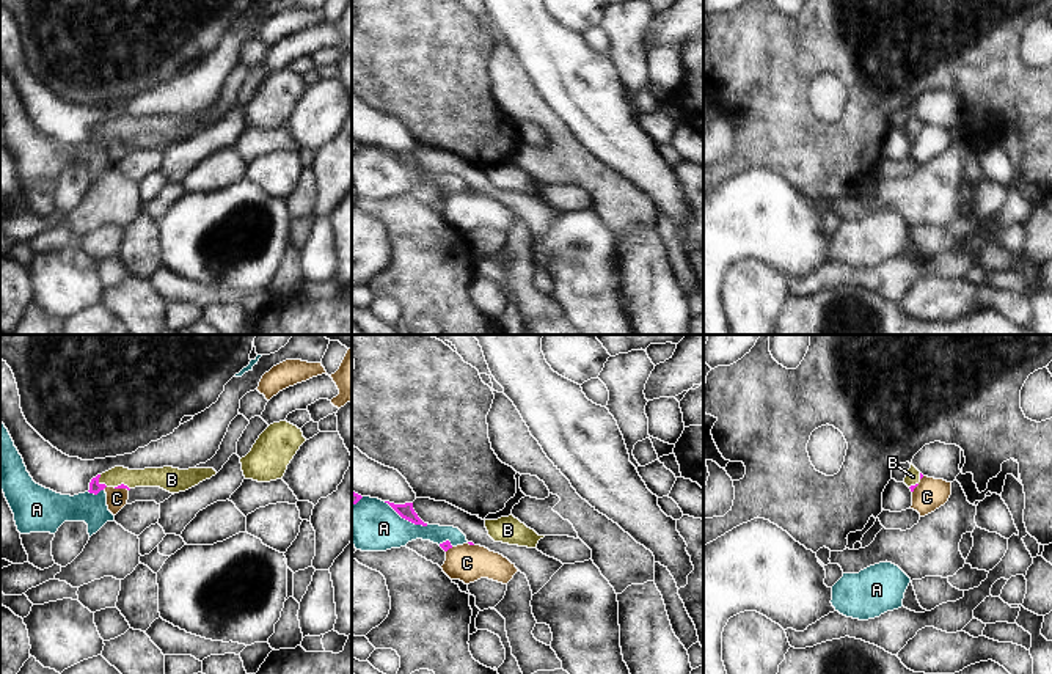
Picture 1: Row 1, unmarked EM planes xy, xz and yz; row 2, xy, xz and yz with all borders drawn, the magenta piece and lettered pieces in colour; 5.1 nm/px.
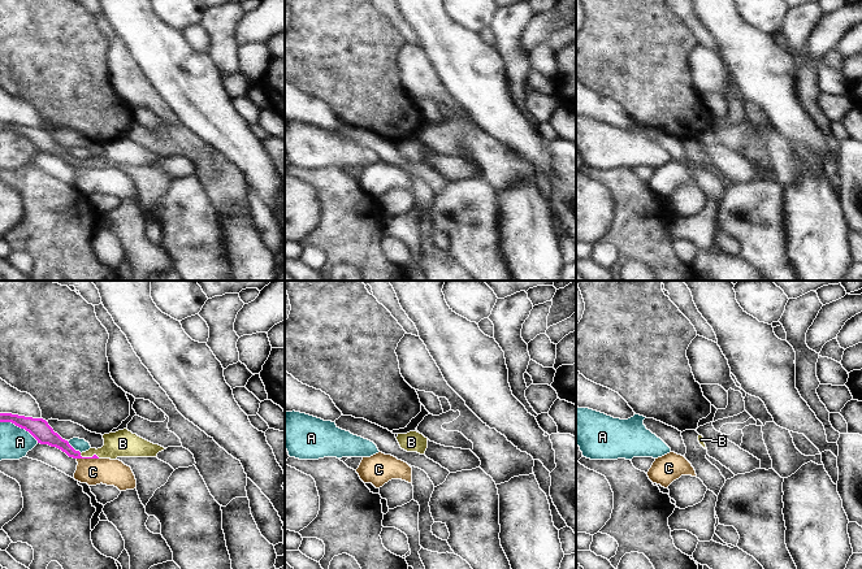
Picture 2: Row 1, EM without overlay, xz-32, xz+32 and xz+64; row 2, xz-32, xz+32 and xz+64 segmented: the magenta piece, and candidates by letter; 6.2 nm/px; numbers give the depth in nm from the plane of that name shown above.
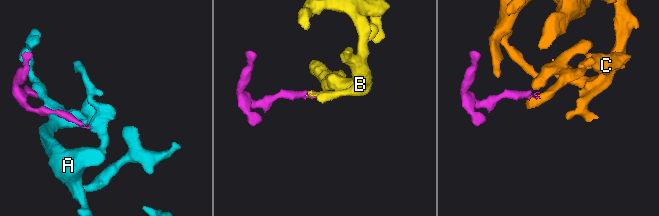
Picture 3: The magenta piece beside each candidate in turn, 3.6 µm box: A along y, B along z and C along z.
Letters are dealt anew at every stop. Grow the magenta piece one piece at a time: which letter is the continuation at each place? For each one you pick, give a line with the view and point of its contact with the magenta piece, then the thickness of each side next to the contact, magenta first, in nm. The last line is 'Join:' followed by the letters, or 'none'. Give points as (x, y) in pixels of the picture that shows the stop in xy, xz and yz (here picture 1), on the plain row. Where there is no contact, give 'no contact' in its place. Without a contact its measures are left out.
B: xy (101, 132) | 60/100 nm
Join: B

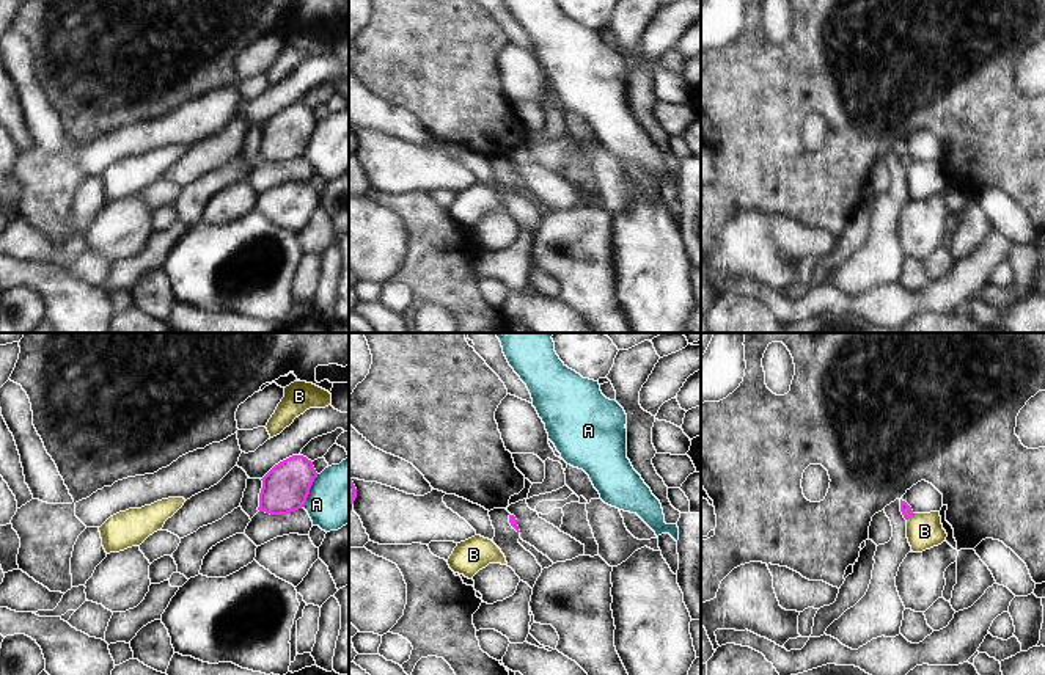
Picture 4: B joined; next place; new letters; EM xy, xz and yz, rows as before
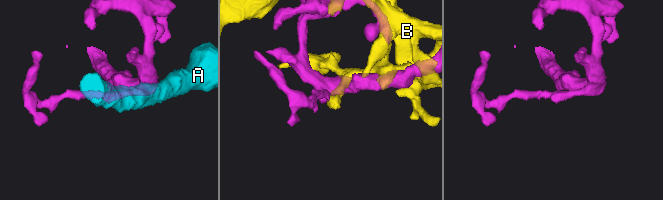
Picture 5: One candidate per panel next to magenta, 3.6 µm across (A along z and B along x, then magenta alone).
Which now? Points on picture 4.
Join: none

